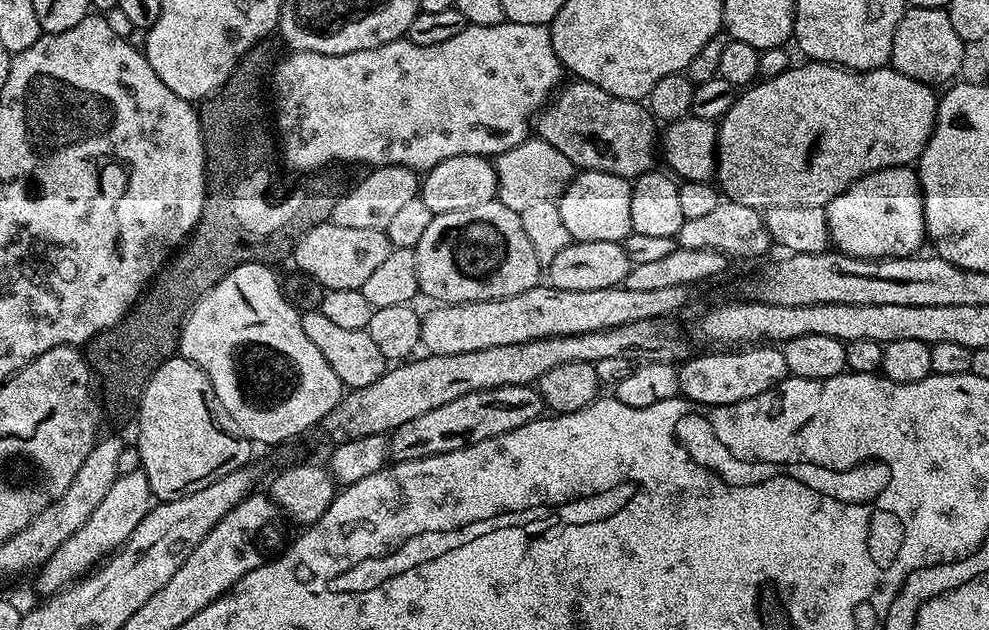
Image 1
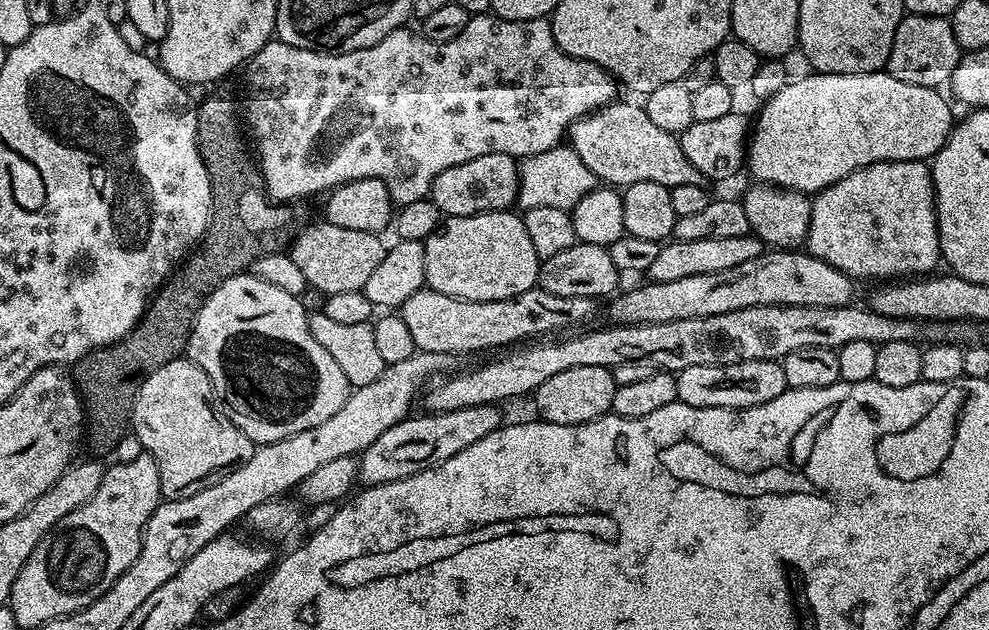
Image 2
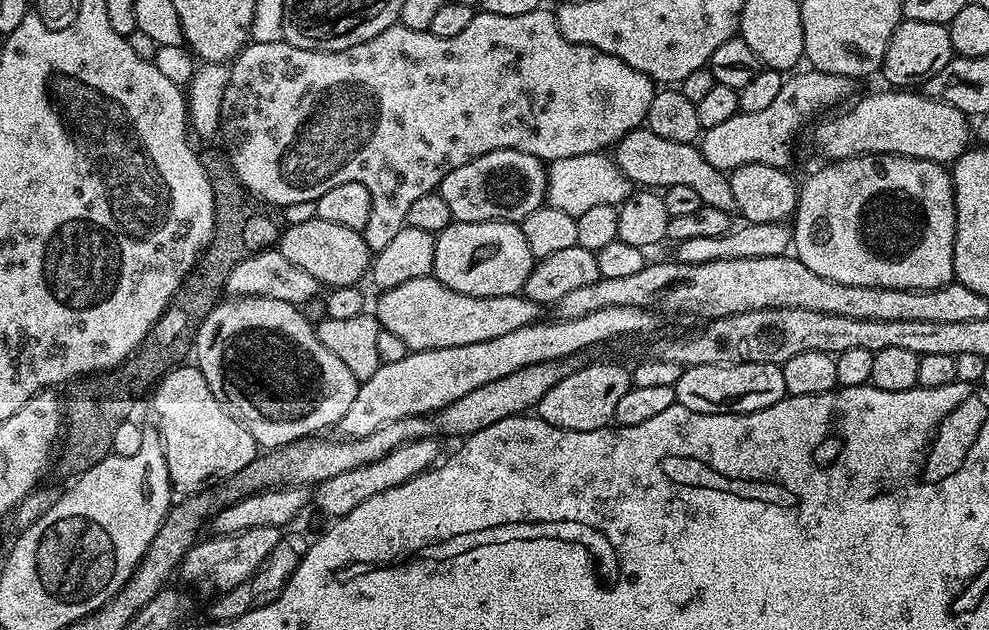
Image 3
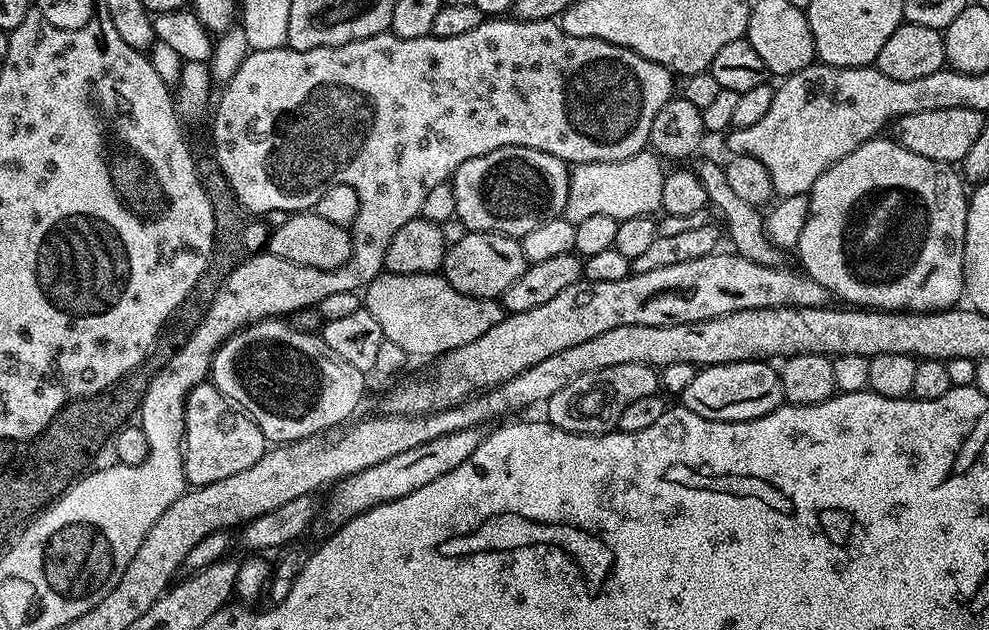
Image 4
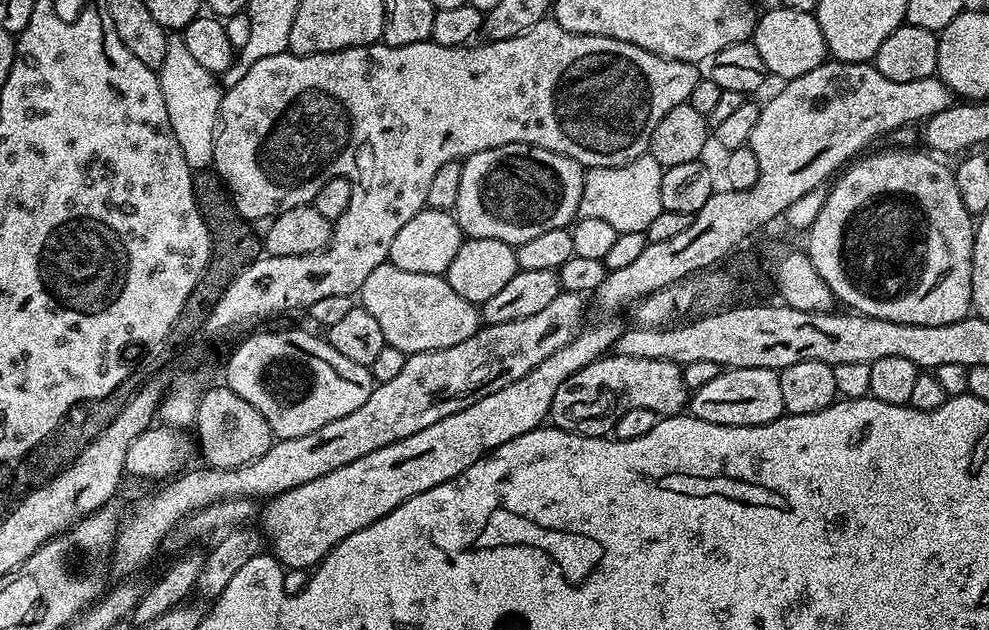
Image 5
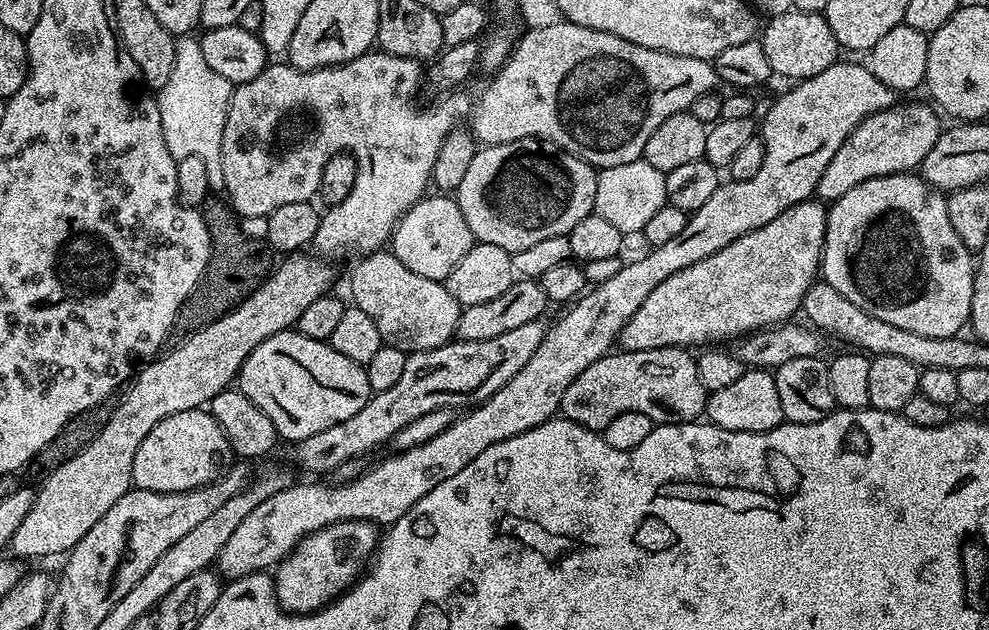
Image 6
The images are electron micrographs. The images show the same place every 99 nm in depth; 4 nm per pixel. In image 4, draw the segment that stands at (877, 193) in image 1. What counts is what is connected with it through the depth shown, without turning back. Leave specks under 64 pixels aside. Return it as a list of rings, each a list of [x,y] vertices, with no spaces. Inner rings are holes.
[[[873,138],[865,144],[859,144],[850,154],[831,164],[814,182],[808,196],[808,217],[806,226],[802,226],[802,238],[796,243],[795,251],[800,252],[799,267],[814,282],[821,284],[829,294],[847,305],[861,306],[863,309],[877,309],[885,312],[944,312],[957,307],[964,296],[964,239],[966,238],[966,214],[968,213],[969,193],[961,173],[951,164],[943,164],[934,158],[922,158],[906,150],[895,138]]]

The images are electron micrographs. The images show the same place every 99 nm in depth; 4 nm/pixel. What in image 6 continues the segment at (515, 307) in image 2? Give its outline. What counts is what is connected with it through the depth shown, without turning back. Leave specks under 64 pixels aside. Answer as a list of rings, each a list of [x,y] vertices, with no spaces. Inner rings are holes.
[[[390,250],[367,253],[361,260],[364,261],[352,272],[353,301],[355,307],[374,318],[385,345],[411,354],[440,348],[456,336],[462,305],[452,297],[447,283],[406,270]]]

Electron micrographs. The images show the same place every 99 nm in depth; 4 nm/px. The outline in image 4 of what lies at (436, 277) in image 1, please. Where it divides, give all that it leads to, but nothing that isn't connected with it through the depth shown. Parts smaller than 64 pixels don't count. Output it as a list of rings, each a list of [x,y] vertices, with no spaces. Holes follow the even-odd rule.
[[[468,232],[453,248],[451,245],[445,251],[442,275],[467,296],[500,298],[524,273],[525,267],[526,261],[517,237],[504,236],[501,232]]]

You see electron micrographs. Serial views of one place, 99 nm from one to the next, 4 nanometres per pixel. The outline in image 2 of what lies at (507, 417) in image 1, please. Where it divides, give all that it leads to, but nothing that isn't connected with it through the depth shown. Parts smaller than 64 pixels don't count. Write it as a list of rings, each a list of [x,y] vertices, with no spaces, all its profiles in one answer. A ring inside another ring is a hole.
[[[483,404],[462,410],[434,412],[424,416],[409,415],[408,419],[390,426],[375,442],[370,442],[366,451],[358,457],[358,480],[361,485],[373,488],[386,482],[398,482],[410,478],[427,468],[454,458],[458,450],[474,446],[478,438],[486,438],[495,428],[501,427],[501,409],[495,404]]]

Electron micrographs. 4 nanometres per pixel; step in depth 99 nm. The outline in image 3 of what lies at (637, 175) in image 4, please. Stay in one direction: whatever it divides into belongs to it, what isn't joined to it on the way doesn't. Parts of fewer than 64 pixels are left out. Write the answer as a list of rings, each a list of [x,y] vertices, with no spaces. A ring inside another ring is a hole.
[[[604,152],[578,154],[574,158],[558,158],[547,165],[548,199],[547,203],[565,214],[581,216],[593,206],[619,206],[626,197],[632,195],[634,185],[626,174]]]

